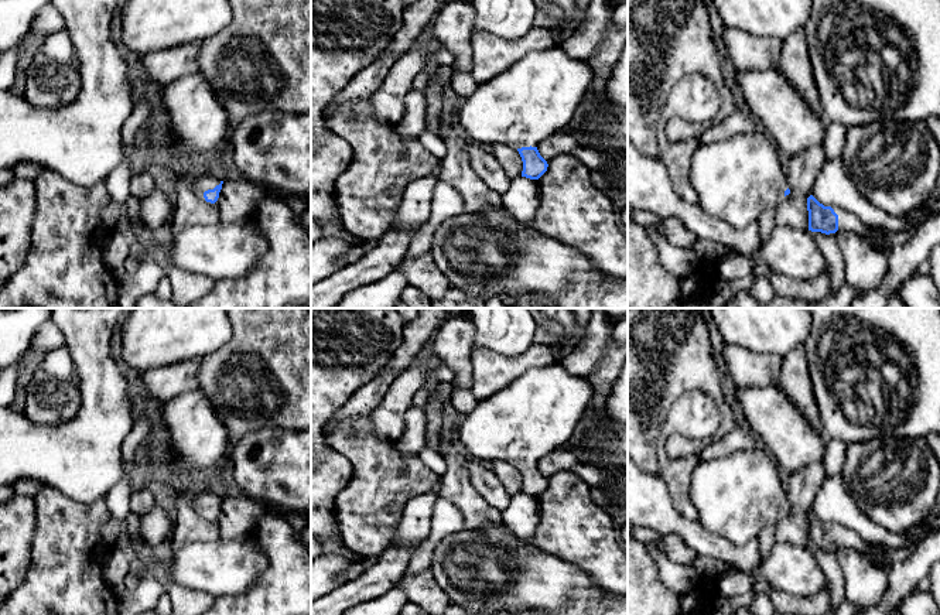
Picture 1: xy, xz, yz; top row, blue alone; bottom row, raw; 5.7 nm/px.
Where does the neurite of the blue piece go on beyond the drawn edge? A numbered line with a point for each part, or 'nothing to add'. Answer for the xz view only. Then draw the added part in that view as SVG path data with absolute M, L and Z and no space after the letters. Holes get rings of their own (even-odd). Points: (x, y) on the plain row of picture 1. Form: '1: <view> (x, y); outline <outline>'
1: xz (536, 414); outline M558 361L551 366L534 366L478 402L474 411L461 416L457 443L475 459L505 461L516 467L539 464L547 454L567 445L577 423L588 413L592 397L592 389L584 377L571 373Z

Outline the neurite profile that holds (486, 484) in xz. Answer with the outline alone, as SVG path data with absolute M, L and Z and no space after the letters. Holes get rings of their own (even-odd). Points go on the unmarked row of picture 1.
M468 458L468 468L471 474L471 484L475 491L490 506L503 512L510 505L512 496L507 493L499 478L492 472L492 469L481 467L471 458Z

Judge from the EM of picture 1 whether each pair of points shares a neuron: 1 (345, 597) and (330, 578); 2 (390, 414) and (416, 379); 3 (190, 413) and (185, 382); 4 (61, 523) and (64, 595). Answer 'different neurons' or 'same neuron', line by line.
1: different neurons
2: same neuron
3: different neurons
4: same neuron

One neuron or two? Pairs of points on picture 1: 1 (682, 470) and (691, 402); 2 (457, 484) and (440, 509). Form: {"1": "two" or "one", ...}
{"1": "one", "2": "two"}

